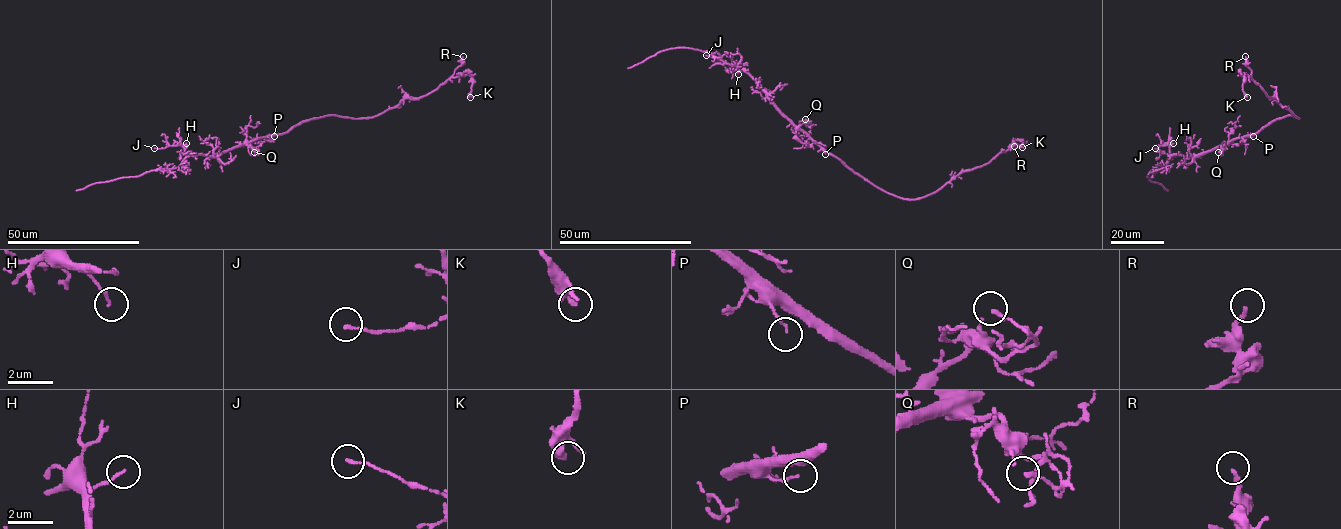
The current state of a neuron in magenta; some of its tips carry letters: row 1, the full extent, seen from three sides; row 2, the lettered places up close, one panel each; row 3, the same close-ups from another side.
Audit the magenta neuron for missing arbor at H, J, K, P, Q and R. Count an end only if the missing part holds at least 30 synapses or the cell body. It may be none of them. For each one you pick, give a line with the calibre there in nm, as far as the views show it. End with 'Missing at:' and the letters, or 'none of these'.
Missing at: none of these

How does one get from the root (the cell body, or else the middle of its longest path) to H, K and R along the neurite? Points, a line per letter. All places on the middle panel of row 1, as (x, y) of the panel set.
H: (831, 154), (798, 129), (746, 73), (735, 70), (738, 74)
K: (831, 154), (886, 192), (919, 199), (959, 174), (988, 164), (1002, 151), (1024, 143), (1022, 147)
R: (831, 154), (886, 192), (904, 198), (919, 199), (934, 193), (959, 174), (988, 164), (1014, 146)

